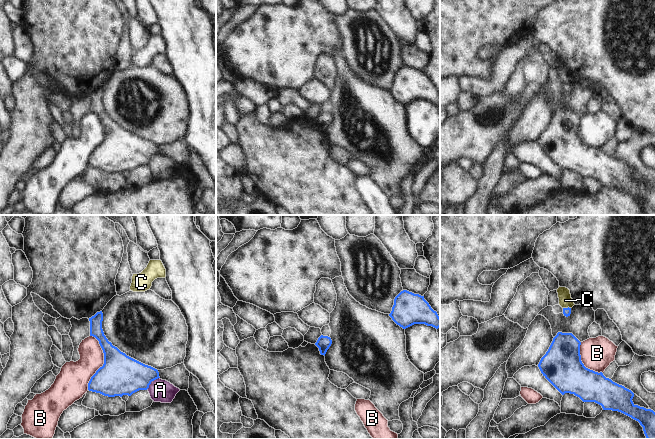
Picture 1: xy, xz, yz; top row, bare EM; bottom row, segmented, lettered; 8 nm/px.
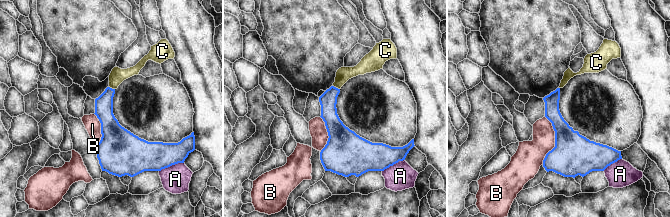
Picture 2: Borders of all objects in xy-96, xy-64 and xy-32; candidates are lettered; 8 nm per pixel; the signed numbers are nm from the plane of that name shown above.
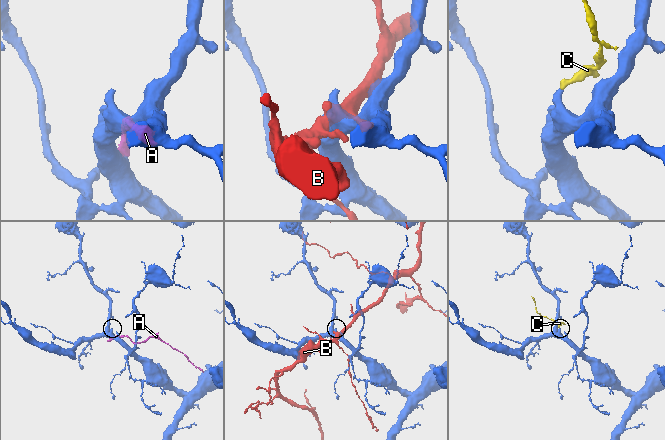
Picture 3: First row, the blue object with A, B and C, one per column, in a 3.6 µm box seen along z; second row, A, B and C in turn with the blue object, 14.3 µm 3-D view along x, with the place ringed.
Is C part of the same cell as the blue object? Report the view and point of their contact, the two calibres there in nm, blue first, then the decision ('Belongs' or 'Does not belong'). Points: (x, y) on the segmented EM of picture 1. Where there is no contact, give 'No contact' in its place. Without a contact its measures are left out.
Touches blue at yz (566, 308). Thickness 60 nm (blue) against 110 nm. Does not belong.

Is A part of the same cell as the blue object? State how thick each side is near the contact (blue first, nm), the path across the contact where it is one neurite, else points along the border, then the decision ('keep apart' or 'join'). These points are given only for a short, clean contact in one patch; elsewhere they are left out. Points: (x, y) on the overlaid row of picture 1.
320 nm thick on the blue side, 180 nm on the other; border along xy (159, 377), (154, 379), (146, 389); keep apart

